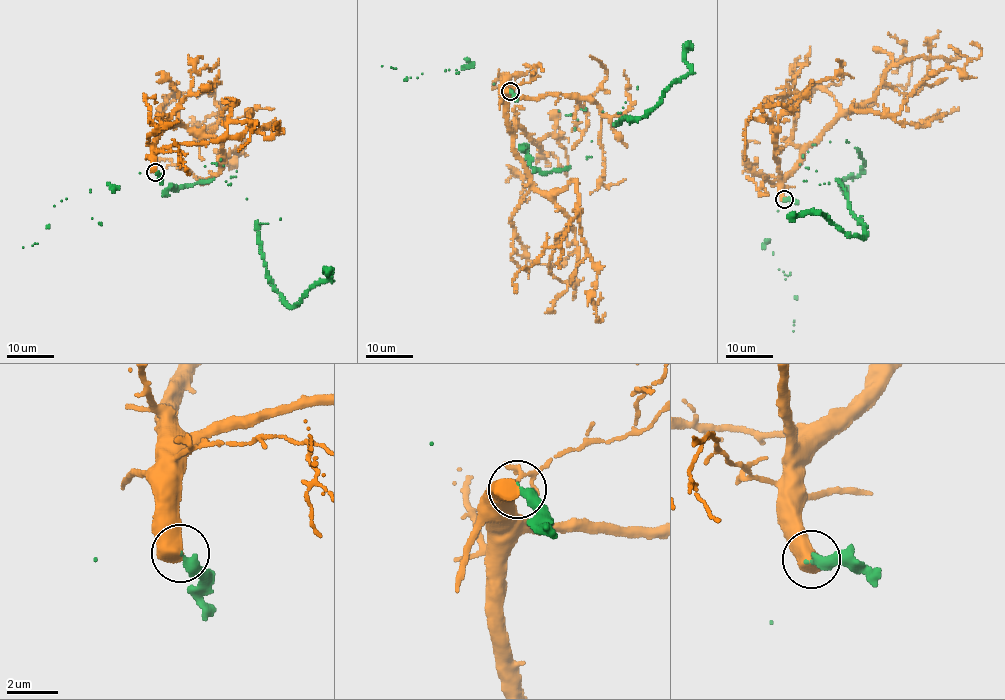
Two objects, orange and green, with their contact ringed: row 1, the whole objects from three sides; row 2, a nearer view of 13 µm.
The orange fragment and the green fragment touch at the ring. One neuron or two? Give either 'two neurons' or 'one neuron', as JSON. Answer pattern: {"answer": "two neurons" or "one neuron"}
{"answer": "two neurons"}

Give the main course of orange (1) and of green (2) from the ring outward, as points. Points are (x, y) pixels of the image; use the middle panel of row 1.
1: (509, 91), (511, 144), (536, 189), (577, 183), (582, 240), (598, 271), (591, 295), (598, 322), (604, 313)
2: (509, 91), (527, 161), (567, 169), (591, 156), (581, 109), (618, 124), (650, 111), (690, 71), (687, 41)

